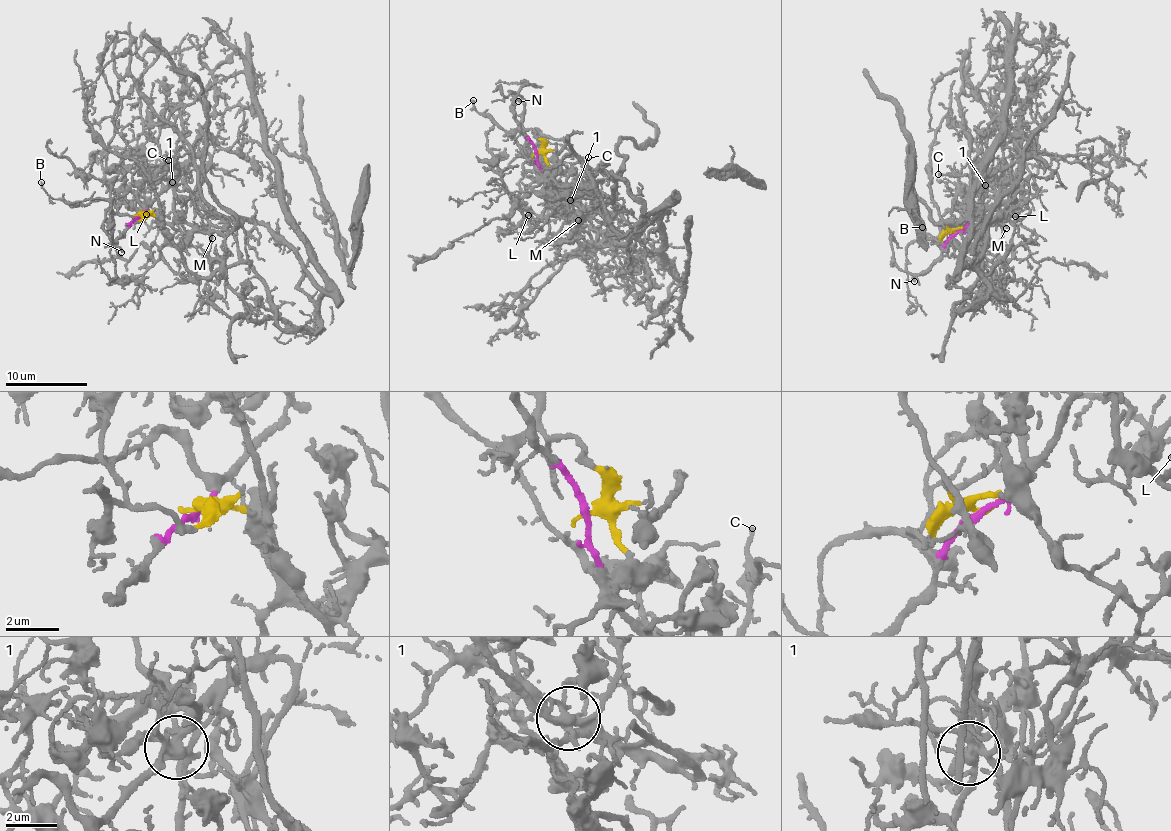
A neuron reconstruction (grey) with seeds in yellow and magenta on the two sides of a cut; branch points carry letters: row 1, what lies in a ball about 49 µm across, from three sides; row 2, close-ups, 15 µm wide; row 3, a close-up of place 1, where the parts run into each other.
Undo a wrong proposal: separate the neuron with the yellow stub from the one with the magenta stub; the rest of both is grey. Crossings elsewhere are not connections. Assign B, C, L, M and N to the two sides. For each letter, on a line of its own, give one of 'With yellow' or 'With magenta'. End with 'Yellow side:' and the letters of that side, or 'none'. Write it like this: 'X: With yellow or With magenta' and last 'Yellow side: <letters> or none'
B: With magenta
C: With magenta
L: With yellow
M: With yellow
N: With magenta
Yellow side: L, M

